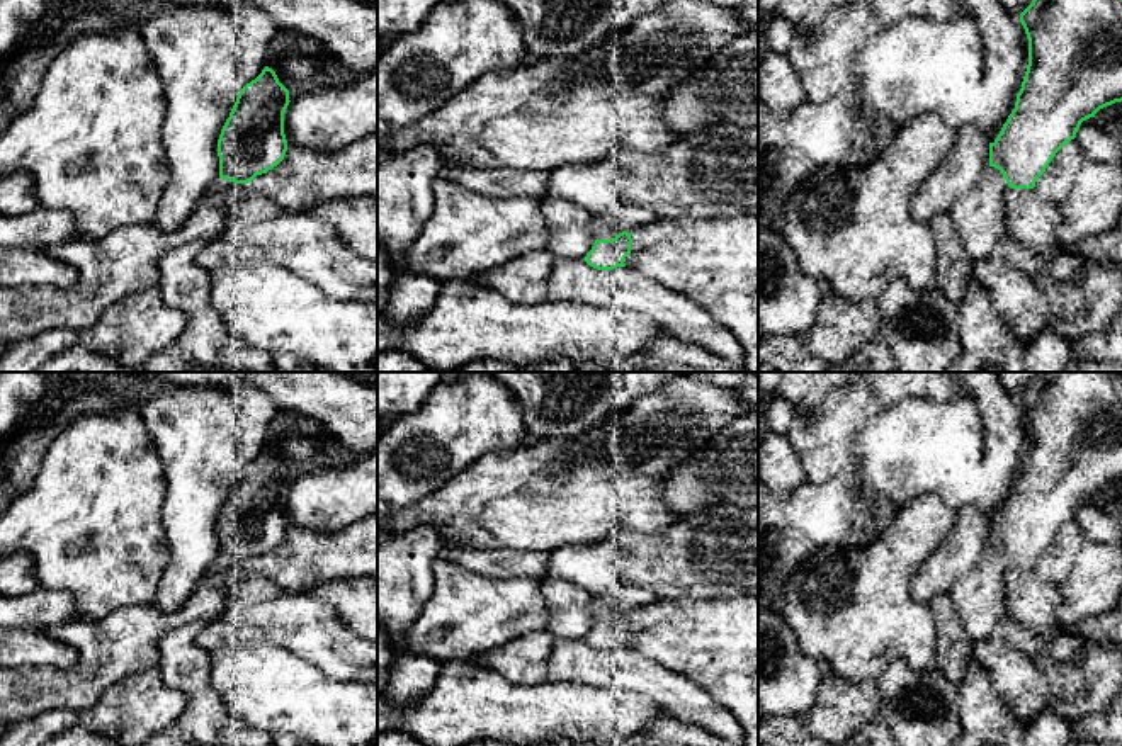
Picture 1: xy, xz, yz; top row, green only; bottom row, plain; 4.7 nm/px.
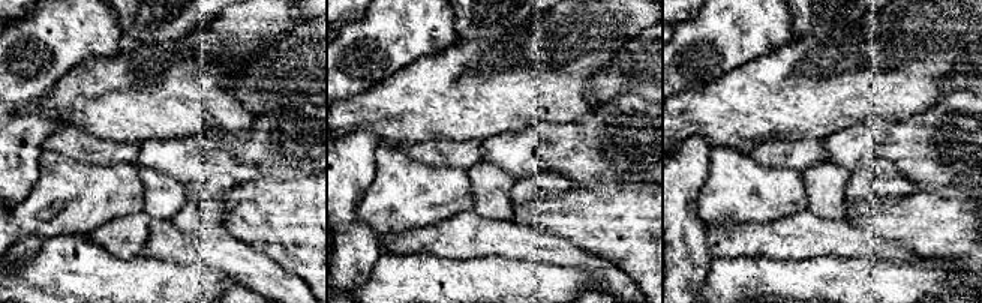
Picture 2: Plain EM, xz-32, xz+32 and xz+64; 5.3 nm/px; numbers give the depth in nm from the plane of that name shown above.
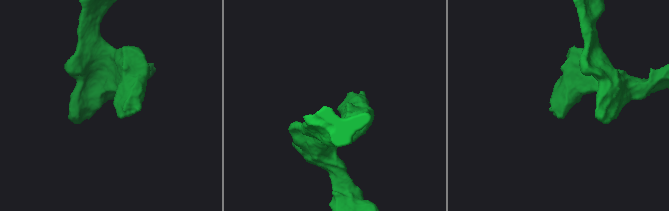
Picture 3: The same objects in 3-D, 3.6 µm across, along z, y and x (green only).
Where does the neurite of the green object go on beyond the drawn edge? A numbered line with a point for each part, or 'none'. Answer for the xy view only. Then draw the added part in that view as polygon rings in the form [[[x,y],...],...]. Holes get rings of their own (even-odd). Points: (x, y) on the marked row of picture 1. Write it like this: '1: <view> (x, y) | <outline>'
1: xy (218, 186) | [[[218,177],[211,187],[207,189],[207,194],[219,194],[219,192],[224,192],[231,187],[235,187],[236,184],[231,182],[231,180],[223,180],[221,177]]]

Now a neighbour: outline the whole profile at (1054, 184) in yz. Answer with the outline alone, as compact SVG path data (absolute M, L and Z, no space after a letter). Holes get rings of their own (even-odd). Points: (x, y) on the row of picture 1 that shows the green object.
M1071 139L1051 160L1046 172L1035 182L1034 190L1052 204L1061 204L1068 199L1076 175L1085 161L1080 144Z

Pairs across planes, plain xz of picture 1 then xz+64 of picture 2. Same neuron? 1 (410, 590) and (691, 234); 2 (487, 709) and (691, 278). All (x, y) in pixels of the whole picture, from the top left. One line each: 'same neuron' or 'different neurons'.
1: same neuron
2: different neurons

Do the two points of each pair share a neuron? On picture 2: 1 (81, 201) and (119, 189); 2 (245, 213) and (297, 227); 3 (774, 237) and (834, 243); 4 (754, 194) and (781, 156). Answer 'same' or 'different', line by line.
1: same
2: same
3: same
4: different

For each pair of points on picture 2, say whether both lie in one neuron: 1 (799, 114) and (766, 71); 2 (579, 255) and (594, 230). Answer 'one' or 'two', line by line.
1: one
2: two

